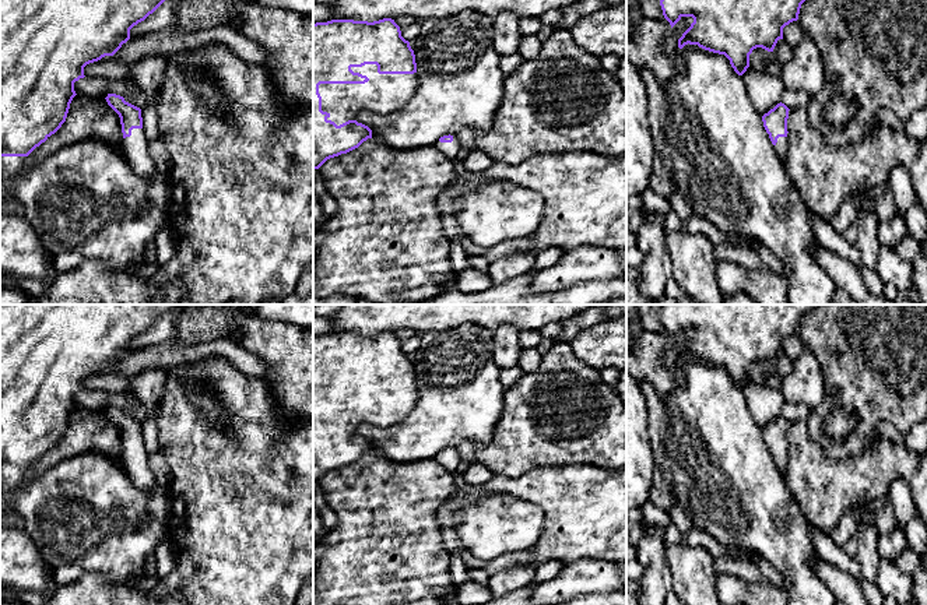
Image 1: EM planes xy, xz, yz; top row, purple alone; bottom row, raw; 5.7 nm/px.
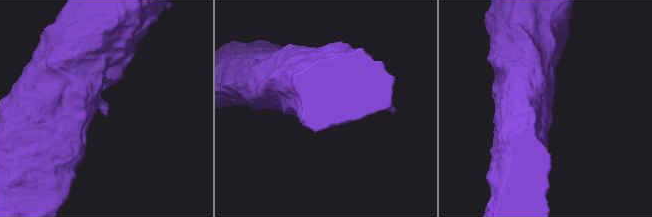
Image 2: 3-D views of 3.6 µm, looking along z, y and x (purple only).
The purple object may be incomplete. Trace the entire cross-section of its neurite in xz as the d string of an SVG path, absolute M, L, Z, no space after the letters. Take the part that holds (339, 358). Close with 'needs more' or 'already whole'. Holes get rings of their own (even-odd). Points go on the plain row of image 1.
M383 331L379 334L354 334L354 333L331 333L327 335L313 337L313 482L319 482L327 472L347 467L358 461L364 454L372 451L372 443L358 436L355 432L364 423L371 423L378 428L389 428L401 422L417 404L417 376L414 363L410 355L401 349L400 340L391 331Z; needs more

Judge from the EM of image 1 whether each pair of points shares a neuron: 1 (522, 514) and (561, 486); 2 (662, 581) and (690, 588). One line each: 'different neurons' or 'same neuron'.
1: different neurons
2: different neurons

